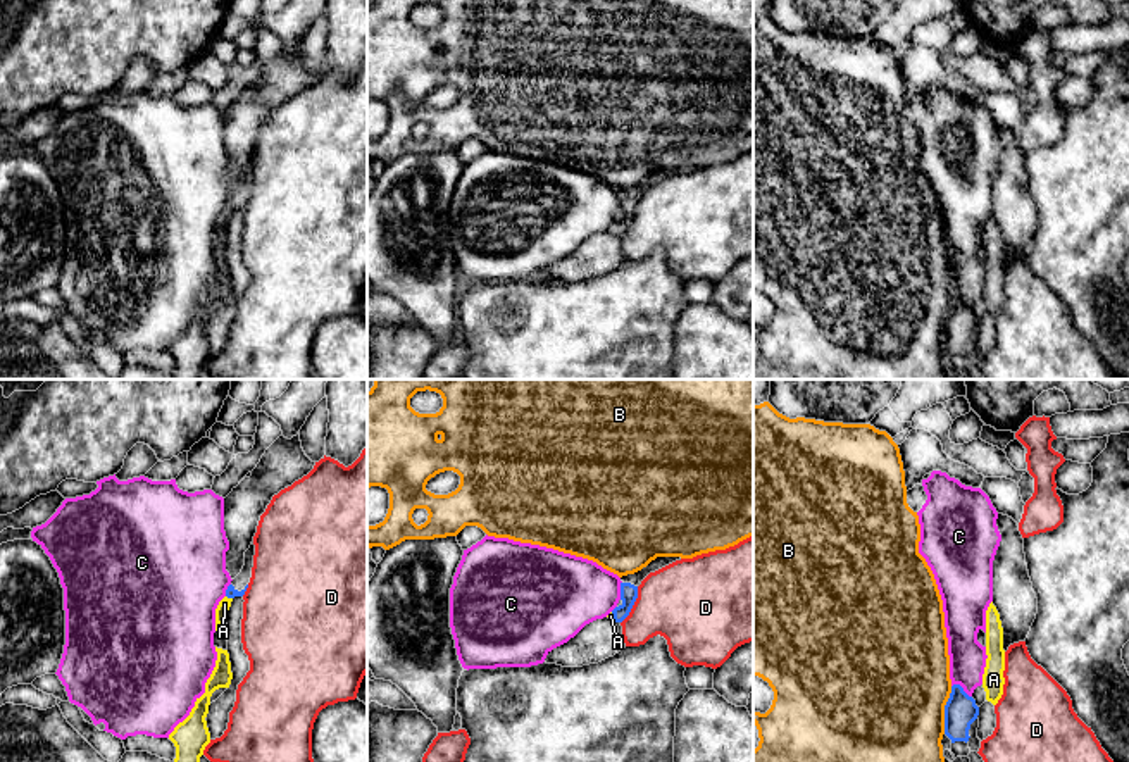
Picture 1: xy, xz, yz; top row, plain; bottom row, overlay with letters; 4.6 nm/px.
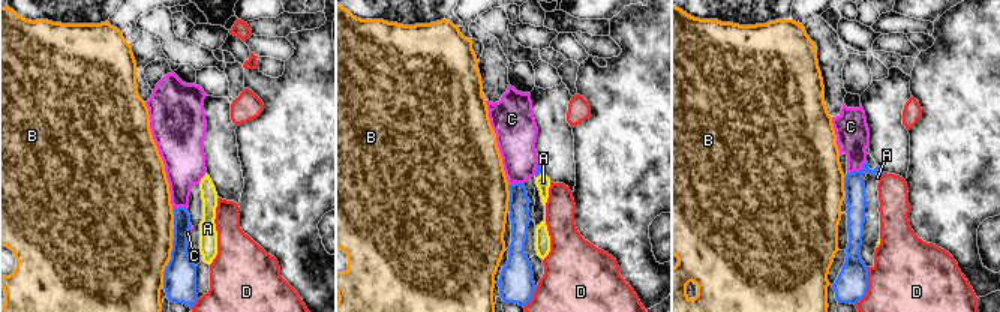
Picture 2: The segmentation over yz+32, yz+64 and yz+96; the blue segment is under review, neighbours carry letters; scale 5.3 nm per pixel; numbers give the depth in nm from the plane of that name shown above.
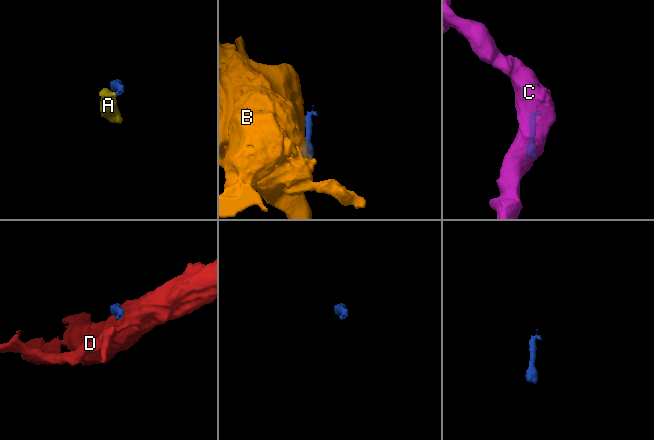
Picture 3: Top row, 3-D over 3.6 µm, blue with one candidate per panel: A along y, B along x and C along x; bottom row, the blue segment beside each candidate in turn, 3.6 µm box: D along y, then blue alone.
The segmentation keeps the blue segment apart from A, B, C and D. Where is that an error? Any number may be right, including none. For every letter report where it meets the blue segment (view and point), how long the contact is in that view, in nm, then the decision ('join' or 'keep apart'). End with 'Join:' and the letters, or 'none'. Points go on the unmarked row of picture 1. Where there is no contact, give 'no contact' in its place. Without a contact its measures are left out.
A: xy (230, 211) | 40 nm | join
B: yz (945, 324) | 220 nm | keep apart
C: yz (962, 302) | 110 nm | keep apart
D: xz (633, 218) | 190 nm | keep apart
Join: A

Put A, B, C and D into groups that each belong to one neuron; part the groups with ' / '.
A / B / C / D

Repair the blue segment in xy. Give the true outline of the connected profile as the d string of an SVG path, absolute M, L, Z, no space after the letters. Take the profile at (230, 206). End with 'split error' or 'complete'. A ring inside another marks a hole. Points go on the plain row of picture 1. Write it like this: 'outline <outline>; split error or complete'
outline M252 155L250 162L245 166L245 179L241 186L231 195L231 198L226 203L226 210L219 215L215 222L215 245L221 241L222 236L226 236L226 229L233 212L243 210L246 205L252 191L253 169L255 169L255 159Z; split error

